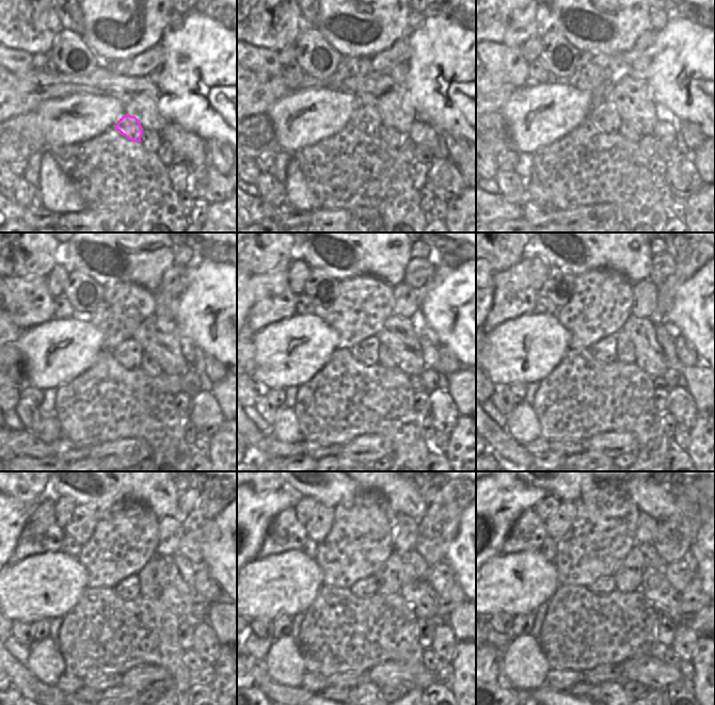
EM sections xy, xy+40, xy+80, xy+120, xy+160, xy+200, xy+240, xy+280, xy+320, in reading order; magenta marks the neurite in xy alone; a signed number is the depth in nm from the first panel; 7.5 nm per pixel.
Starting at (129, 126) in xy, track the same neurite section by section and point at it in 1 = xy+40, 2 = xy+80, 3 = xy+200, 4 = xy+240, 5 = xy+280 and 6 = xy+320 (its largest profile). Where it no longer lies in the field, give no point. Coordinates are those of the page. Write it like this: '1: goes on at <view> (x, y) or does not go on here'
1: goes on at xy+40 (366, 118)
2: goes on at xy+80 (604, 116)
3: goes on at xy+200 (606, 350)
4: goes on at xy+240 (128, 589)
5: goes on at xy+280 (364, 588)
6: goes on at xy+320 (603, 586)

